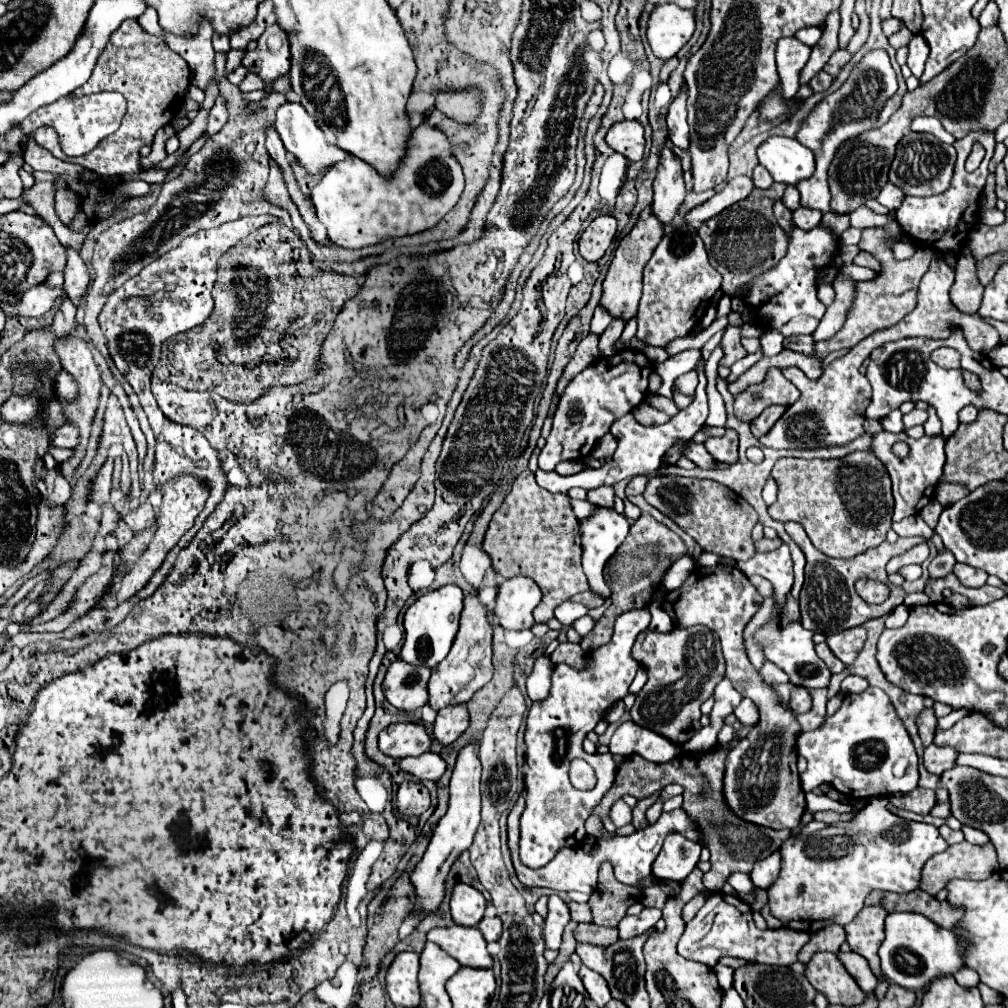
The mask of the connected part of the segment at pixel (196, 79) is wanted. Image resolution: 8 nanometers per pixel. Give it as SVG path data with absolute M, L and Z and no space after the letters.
M202 16L198 20L196 34L192 36L166 36L164 42L178 52L192 72L191 84L203 92L214 76L214 48L212 48L212 24Z

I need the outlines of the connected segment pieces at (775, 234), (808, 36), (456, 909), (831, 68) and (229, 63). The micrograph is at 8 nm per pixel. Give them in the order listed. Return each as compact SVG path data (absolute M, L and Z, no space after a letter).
M772 184L768 190L754 188L752 194L736 204L732 208L726 208L718 216L706 220L698 234L706 244L706 252L710 256L710 264L722 274L722 290L724 294L736 294L738 286L750 282L754 276L768 270L772 264L778 264L780 258L786 252L788 236L778 226L772 204L774 200L782 198L786 190L786 184Z
M816 26L800 29L795 37L810 47L816 45L820 39L818 38L818 27Z
M458 882L452 888L450 910L452 910L452 918L456 924L478 926L478 922L484 916L484 908L486 908L486 898L476 888L464 882Z
M836 50L836 52L830 56L828 64L826 64L822 70L824 70L824 72L828 72L830 76L836 76L836 74L840 72L840 68L842 68L850 58L852 58L852 54L850 54L850 52L846 52L846 50Z
M231 49L227 54L227 60L225 65L225 70L230 73L234 69L236 69L239 65L241 65L241 60L244 56L243 51Z

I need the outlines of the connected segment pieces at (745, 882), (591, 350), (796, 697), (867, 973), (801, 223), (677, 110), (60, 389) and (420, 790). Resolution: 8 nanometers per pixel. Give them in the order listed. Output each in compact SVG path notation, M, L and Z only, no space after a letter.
M732 874L732 876L728 878L728 882L732 884L732 888L734 888L738 894L750 894L752 888L754 888L754 884L752 884L752 880L750 880L748 874Z
M588 334L578 345L571 361L566 366L562 377L560 378L556 392L558 397L562 395L568 382L581 372L584 368L589 366L595 359L599 357L599 336L595 334Z
M794 688L788 706L790 706L796 714L800 714L800 712L808 712L810 706L812 706L812 700L810 700L808 690L804 690L804 688Z
M838 950L836 952L838 960L844 964L844 968L850 972L850 976L856 980L856 984L864 990L864 992L874 992L876 988L876 976L872 974L870 966L868 966L868 960L856 952L842 952Z
M800 206L800 208L796 208L796 210L792 212L792 220L794 220L794 224L796 224L798 228L810 230L810 228L814 228L814 226L820 224L822 212L816 212L816 210L812 210L812 208Z
M684 86L680 88L678 96L672 100L666 122L668 122L668 134L670 134L672 144L680 148L688 148L690 130L686 124L686 88Z
M60 370L56 376L56 394L58 394L58 400L68 400L76 394L76 382L64 370Z
M402 782L396 794L396 810L400 816L420 816L430 806L428 790L418 782Z

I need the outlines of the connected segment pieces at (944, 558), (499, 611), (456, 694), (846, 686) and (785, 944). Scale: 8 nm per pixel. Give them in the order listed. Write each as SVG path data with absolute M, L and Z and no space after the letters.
M942 548L930 562L928 566L928 572L930 572L930 578L940 578L940 576L946 576L952 572L952 566L956 564L954 556L950 552L946 552L946 548Z
M524 576L504 580L500 584L494 614L502 628L506 630L524 630L532 628L534 618L532 610L540 602L542 592L536 582Z
M472 594L470 600L464 600L464 610L462 610L462 618L460 618L460 630L456 634L456 640L450 648L450 654L446 656L444 662L440 662L434 670L432 676L428 680L428 706L438 712L440 708L446 706L456 706L456 704L466 704L472 694L476 690L480 690L484 684L488 684L488 680L492 678L492 626L486 618L486 606L476 598L476 594Z
M850 674L842 680L842 692L844 694L850 694L850 692L862 692L868 688L868 682L856 674Z
M714 892L706 904L698 910L698 914L686 924L686 930L678 942L678 954L702 962L710 968L722 956L736 956L746 962L764 962L776 966L790 966L796 962L798 950L808 942L806 932L796 930L758 930L752 920L752 908L742 902L738 896L728 896L722 892Z

